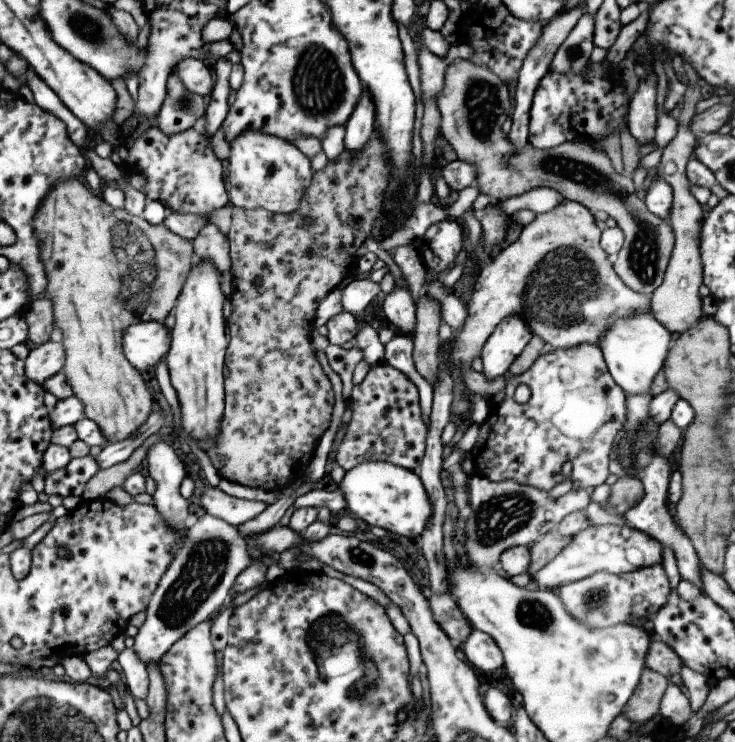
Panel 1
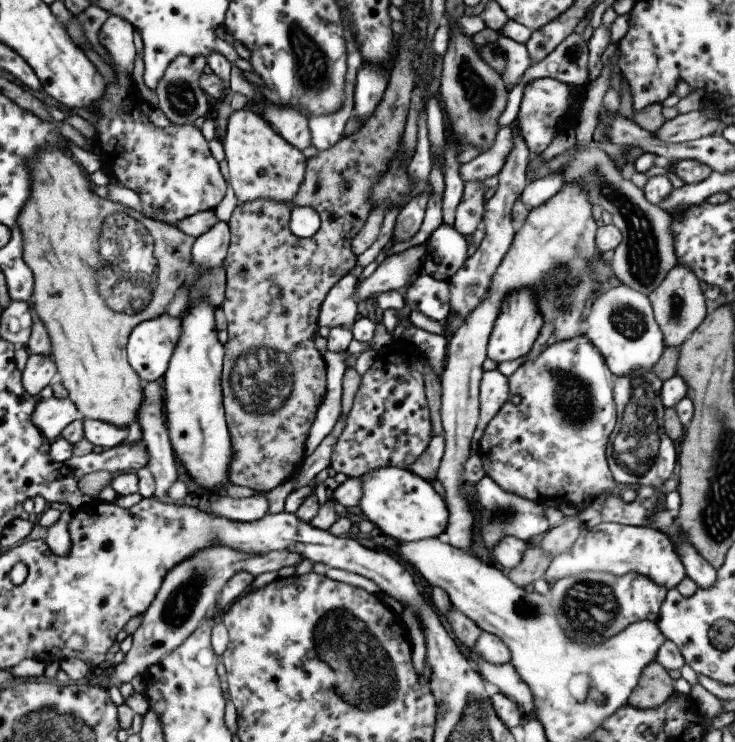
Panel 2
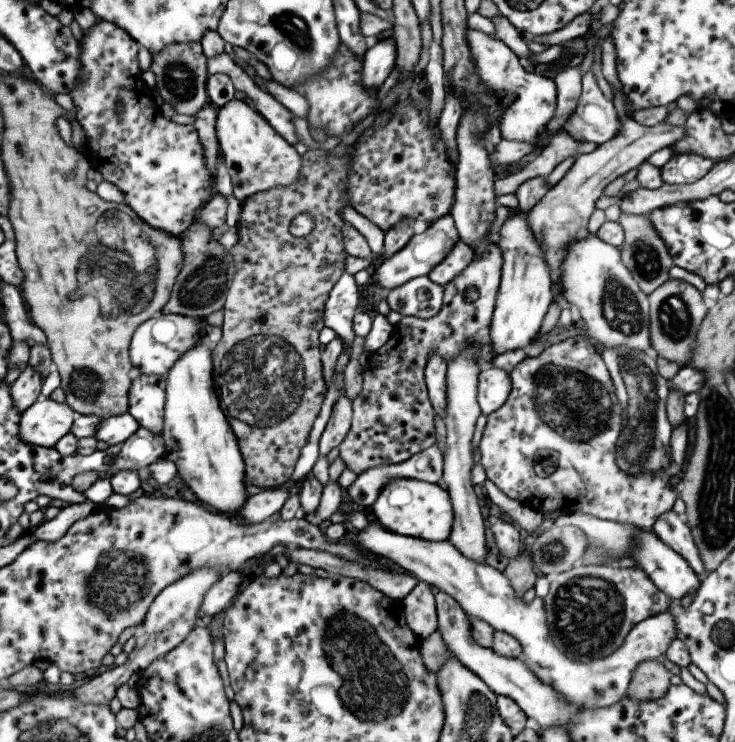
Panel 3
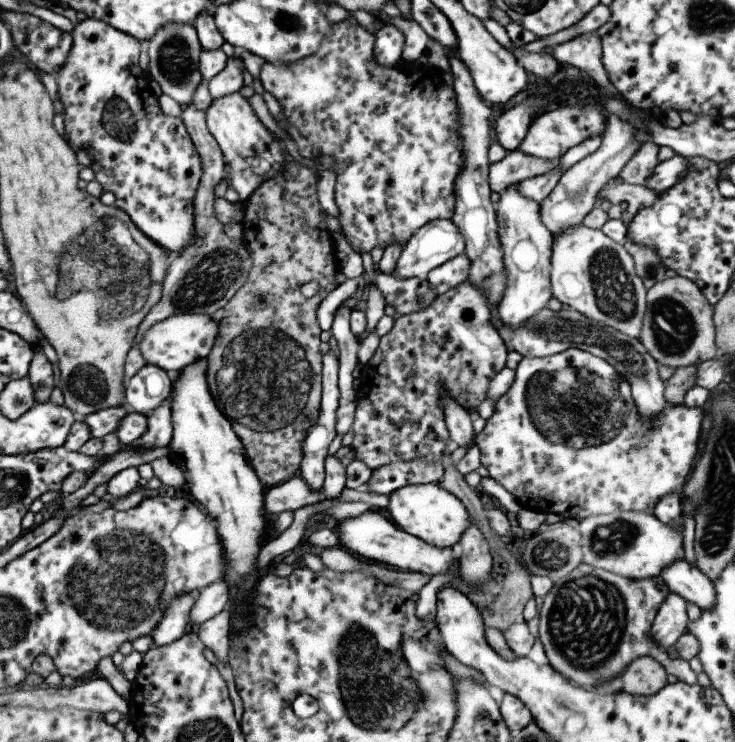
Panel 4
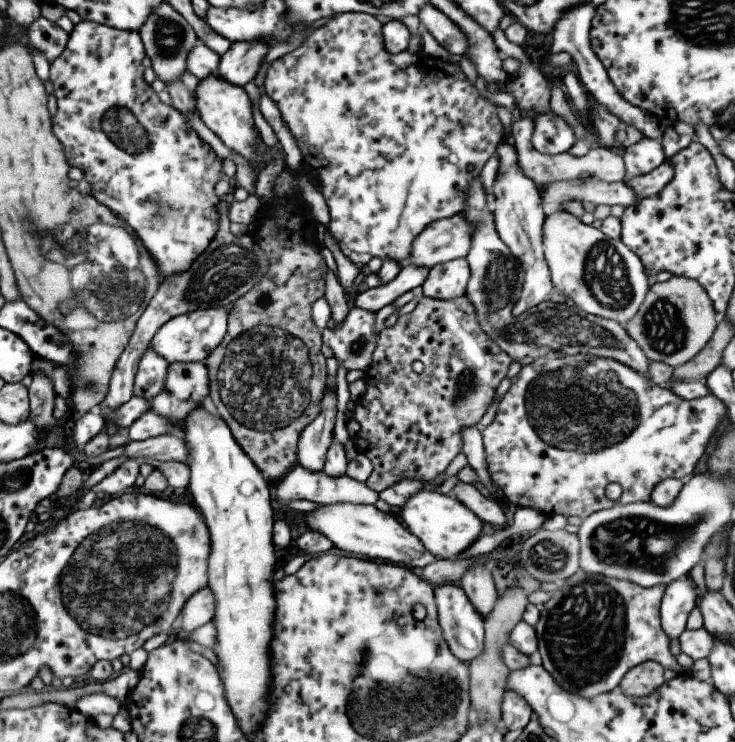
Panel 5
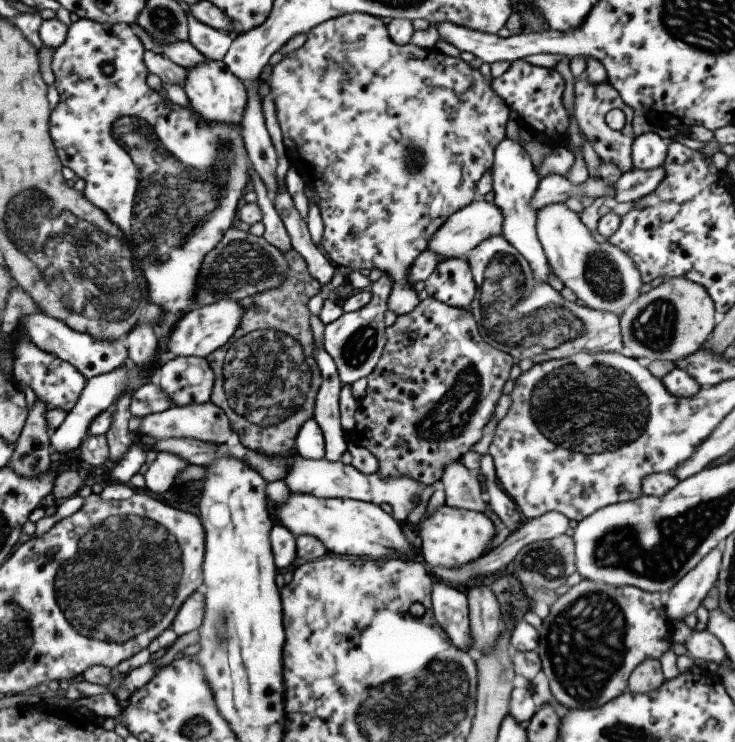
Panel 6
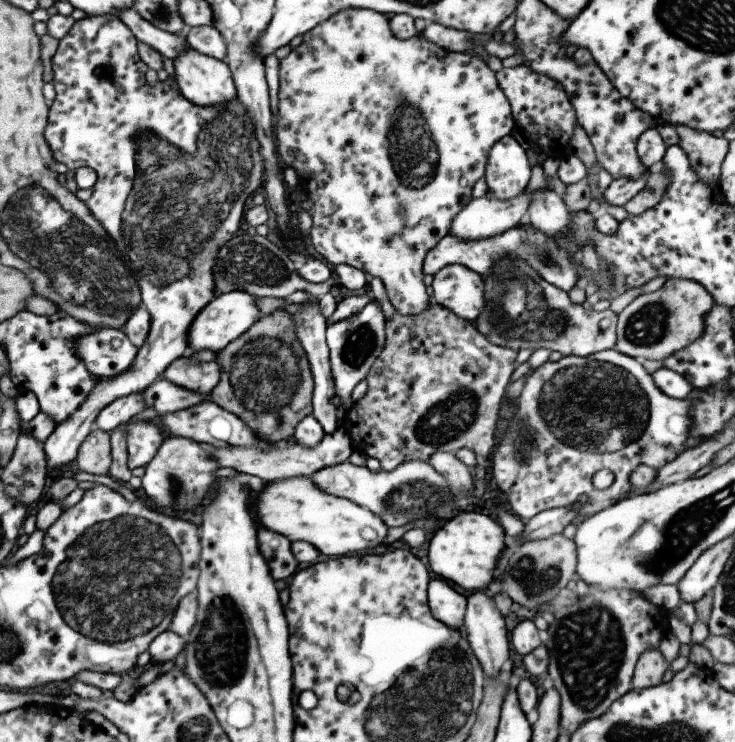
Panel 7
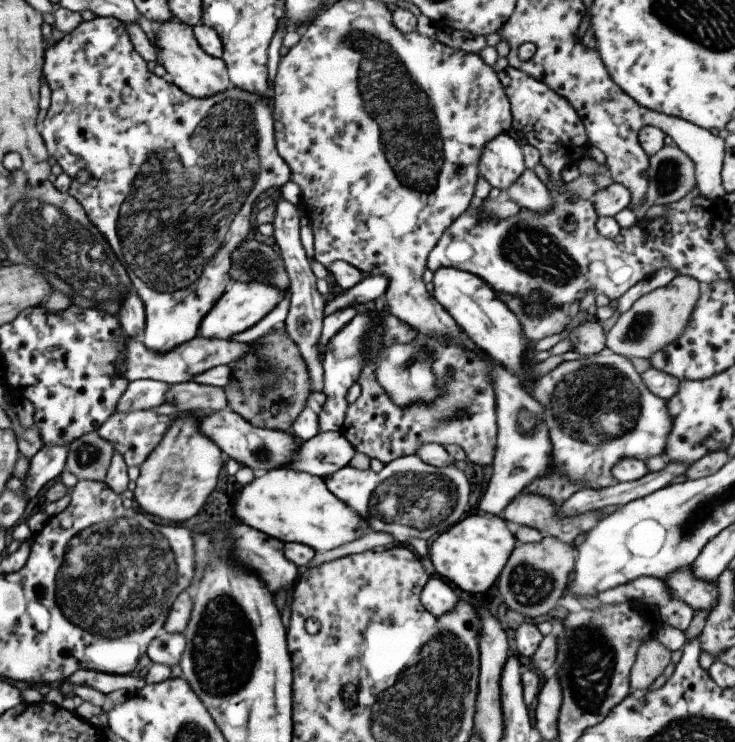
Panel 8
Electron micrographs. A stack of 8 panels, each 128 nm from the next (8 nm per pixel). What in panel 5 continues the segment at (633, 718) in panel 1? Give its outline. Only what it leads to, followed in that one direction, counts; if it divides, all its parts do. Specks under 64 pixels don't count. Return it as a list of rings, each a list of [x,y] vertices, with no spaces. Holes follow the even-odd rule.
[[[643,662],[627,670],[618,686],[627,697],[650,696],[666,682],[663,672],[657,662]]]

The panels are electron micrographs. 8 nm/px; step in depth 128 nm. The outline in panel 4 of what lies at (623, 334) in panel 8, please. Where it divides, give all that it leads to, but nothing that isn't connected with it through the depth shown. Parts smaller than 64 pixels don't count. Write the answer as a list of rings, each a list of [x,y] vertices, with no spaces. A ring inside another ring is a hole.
[[[679,275],[665,277],[646,289],[646,307],[637,339],[658,365],[671,368],[699,364],[718,356],[712,306],[698,286]]]

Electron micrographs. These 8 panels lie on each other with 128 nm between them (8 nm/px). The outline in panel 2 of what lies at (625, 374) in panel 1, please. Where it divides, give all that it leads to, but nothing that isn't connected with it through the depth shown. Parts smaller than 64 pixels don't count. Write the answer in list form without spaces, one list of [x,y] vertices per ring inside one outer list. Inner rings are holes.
[[[621,281],[617,286],[607,286],[605,292],[593,298],[589,314],[584,317],[583,334],[600,352],[609,372],[614,376],[651,369],[665,348],[661,331],[652,315],[648,295],[629,288]]]

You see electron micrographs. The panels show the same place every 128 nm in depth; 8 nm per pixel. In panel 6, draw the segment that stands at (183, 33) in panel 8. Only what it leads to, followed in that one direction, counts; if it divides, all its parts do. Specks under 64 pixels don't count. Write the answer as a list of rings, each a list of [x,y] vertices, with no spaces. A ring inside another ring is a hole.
[[[207,59],[193,68],[185,69],[182,90],[189,102],[189,107],[203,121],[240,128],[241,116],[247,104],[246,86],[229,72],[222,61]]]

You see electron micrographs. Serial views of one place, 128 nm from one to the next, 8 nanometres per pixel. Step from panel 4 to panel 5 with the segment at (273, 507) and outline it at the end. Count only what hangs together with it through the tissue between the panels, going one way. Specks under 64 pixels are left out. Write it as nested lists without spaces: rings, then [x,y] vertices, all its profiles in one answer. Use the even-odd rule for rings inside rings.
[[[296,464],[275,486],[275,500],[282,505],[287,505],[293,500],[306,500],[324,507],[333,504],[374,505],[379,499],[379,494],[373,492],[364,482],[352,480],[345,474],[339,478],[331,478],[325,472],[307,472]]]

